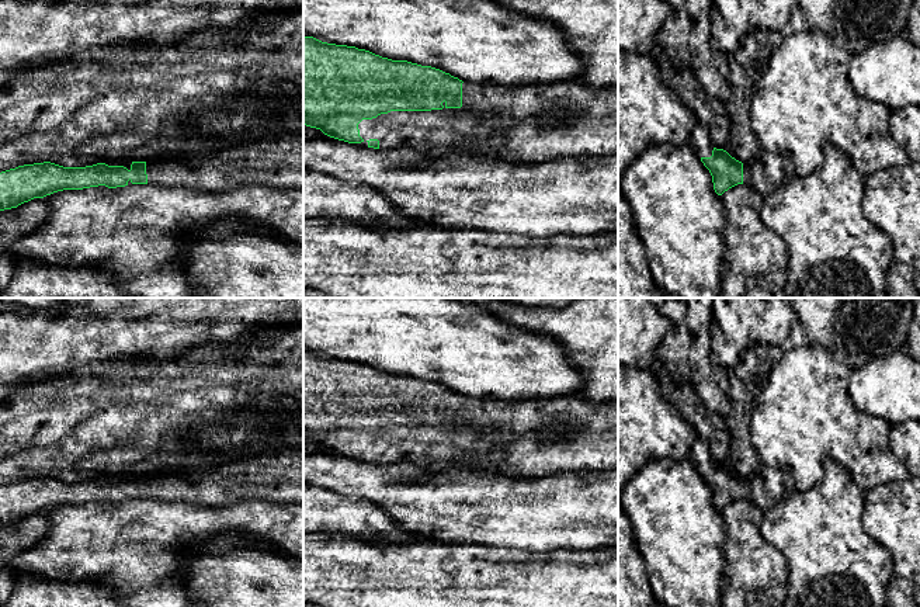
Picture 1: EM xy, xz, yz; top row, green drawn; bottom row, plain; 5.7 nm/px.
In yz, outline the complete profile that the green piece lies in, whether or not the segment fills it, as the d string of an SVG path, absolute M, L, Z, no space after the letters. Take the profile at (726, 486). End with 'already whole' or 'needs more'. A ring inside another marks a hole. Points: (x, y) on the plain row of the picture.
M698 437L688 455L712 490L714 504L722 510L737 499L746 499L763 513L795 492L792 476L781 469L760 464L750 476L739 476L726 465L716 464L707 440Z; needs more

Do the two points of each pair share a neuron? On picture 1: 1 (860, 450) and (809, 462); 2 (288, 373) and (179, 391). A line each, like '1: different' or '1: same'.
1: same
2: same

